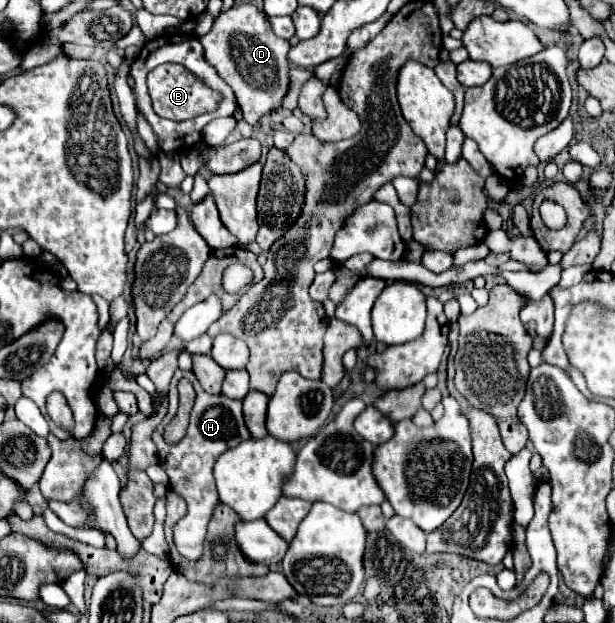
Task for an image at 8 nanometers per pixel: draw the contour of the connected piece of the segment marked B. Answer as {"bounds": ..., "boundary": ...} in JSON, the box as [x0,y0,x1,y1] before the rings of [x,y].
{"bounds":[147,64,223,120],"boundary":[[[163,64],[151,70],[151,74],[147,76],[147,86],[149,86],[155,114],[159,114],[161,118],[169,118],[169,120],[187,120],[187,118],[193,118],[205,112],[213,112],[219,100],[223,100],[219,92],[211,92],[211,88],[203,84],[203,80],[195,78],[195,74],[185,70],[181,64]]]}

